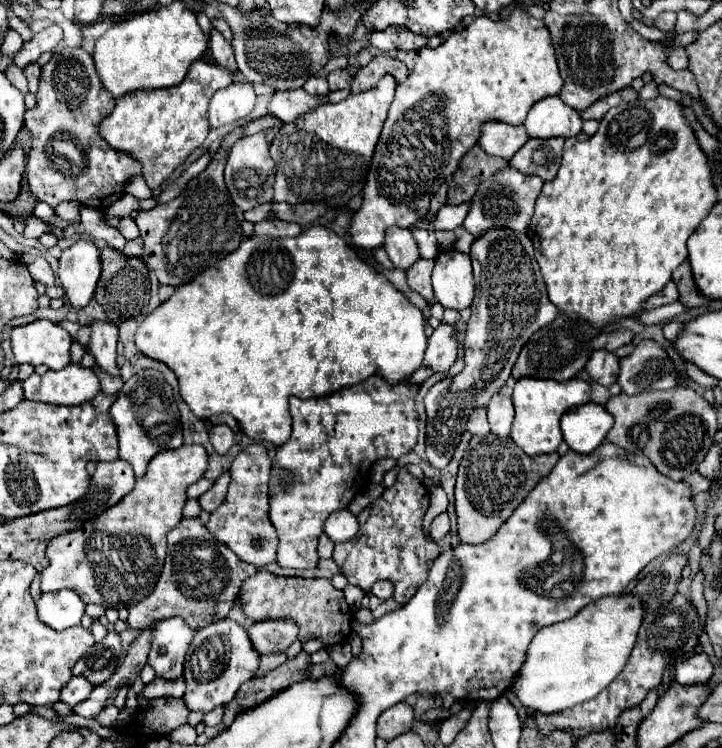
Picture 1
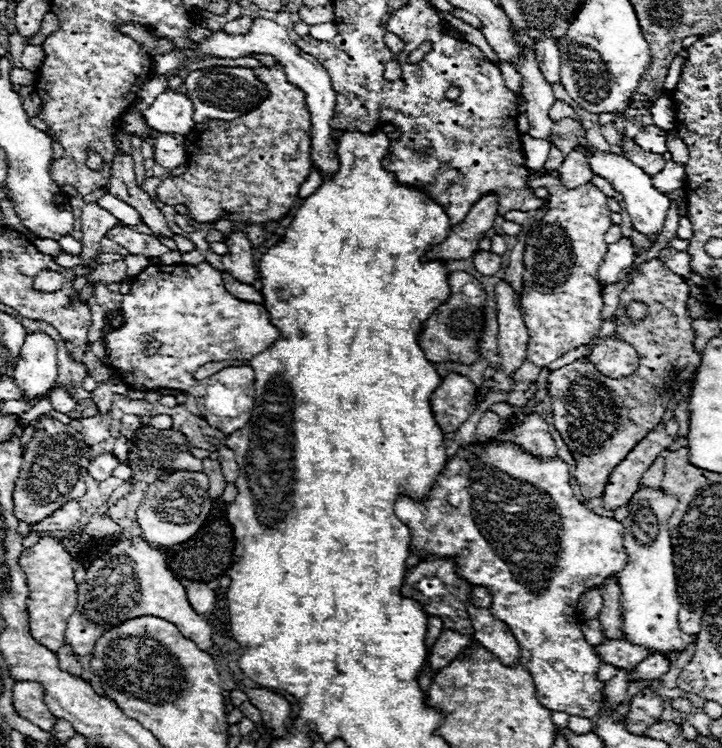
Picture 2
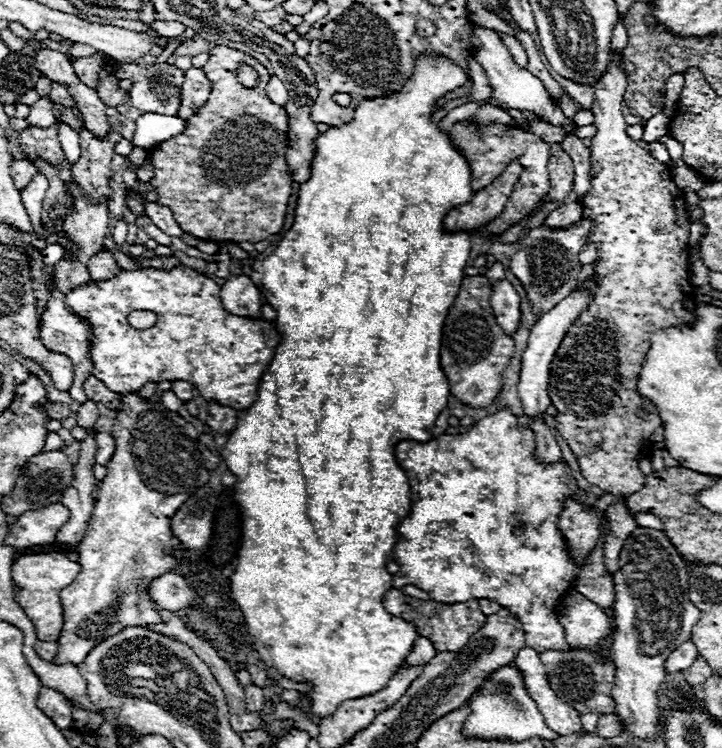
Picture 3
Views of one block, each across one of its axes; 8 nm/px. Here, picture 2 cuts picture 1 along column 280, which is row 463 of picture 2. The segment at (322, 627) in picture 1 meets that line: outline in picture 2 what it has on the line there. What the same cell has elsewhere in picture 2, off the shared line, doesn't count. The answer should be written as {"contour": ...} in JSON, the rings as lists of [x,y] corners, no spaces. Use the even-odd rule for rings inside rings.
{"contour":[[[648,260],[630,272],[630,282],[620,294],[614,336],[632,344],[640,352],[640,366],[626,378],[606,378],[580,358],[568,366],[550,372],[548,394],[552,400],[554,426],[576,460],[574,478],[586,498],[600,498],[608,476],[626,458],[626,454],[660,422],[674,394],[684,386],[700,364],[694,350],[694,328],[686,308],[688,286],[660,260]],[[630,300],[650,304],[650,322],[626,322],[624,306]]]}

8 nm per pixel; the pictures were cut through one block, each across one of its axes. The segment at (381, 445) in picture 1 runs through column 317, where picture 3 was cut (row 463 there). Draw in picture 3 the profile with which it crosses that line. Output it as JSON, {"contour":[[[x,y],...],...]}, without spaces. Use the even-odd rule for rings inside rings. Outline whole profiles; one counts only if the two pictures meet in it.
{"contour":[[[500,408],[496,410],[494,414],[488,414],[486,418],[482,418],[470,432],[464,432],[464,434],[456,434],[456,436],[450,436],[450,434],[442,434],[426,444],[420,444],[420,442],[414,442],[414,440],[406,440],[406,442],[400,442],[396,446],[396,462],[398,466],[402,466],[402,470],[406,472],[408,476],[408,482],[410,482],[410,514],[406,516],[406,520],[400,522],[398,526],[398,532],[400,532],[400,542],[394,546],[394,562],[400,566],[400,572],[394,574],[394,580],[392,580],[392,586],[394,588],[402,588],[406,584],[412,584],[424,592],[430,594],[432,600],[438,600],[438,602],[448,602],[448,604],[454,604],[454,602],[466,602],[466,600],[472,600],[472,598],[488,598],[488,600],[498,600],[498,604],[502,604],[502,608],[510,608],[510,612],[514,612],[514,616],[518,616],[520,624],[522,624],[522,630],[526,632],[526,646],[528,648],[534,648],[538,650],[540,654],[546,652],[548,648],[554,648],[554,650],[562,650],[566,652],[568,642],[566,642],[566,634],[564,634],[564,628],[562,624],[558,622],[558,612],[556,612],[556,606],[560,602],[560,598],[572,588],[576,576],[580,574],[582,566],[578,566],[574,562],[574,558],[570,556],[570,550],[566,546],[566,540],[562,536],[562,532],[558,530],[558,518],[562,514],[562,508],[564,508],[564,500],[568,498],[568,474],[566,474],[566,464],[560,460],[560,462],[554,462],[554,464],[544,464],[538,460],[536,456],[536,436],[530,428],[524,428],[524,426],[518,426],[518,416],[512,414],[510,408]]]}

